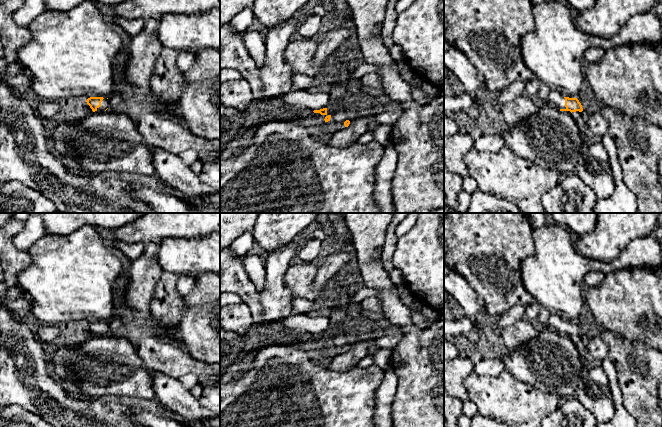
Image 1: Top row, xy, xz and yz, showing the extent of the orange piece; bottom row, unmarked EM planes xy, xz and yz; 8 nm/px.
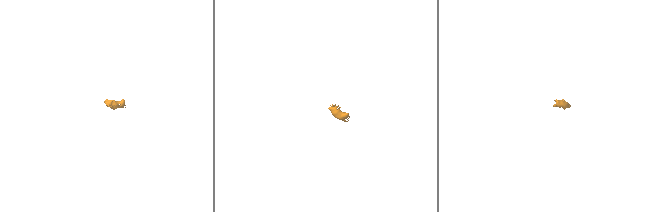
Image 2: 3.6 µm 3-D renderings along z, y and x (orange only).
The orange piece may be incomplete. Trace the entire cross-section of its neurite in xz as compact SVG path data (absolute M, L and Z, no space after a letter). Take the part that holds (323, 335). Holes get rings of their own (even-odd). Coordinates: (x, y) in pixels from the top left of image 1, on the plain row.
M295 314L281 319L280 326L287 331L302 331L307 335L327 339L331 325L327 317L308 317L306 314Z

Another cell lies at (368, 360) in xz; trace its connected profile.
M371 353L368 356L366 356L365 358L363 358L362 360L360 360L359 363L356 365L356 367L364 369L364 368L367 368L373 364L374 364L374 356Z

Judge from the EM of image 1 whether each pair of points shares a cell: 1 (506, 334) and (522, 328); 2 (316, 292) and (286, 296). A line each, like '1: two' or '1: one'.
1: one
2: two

